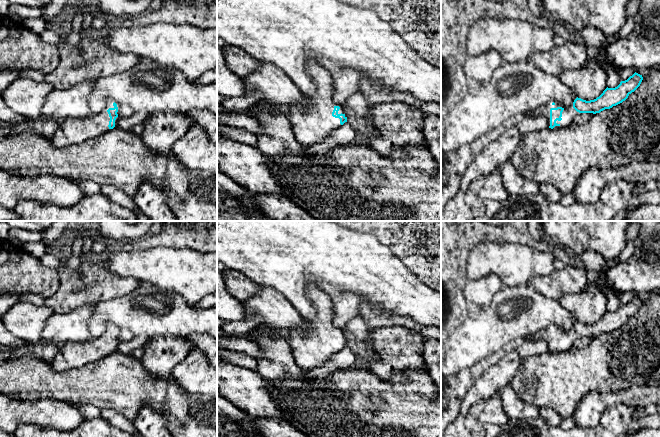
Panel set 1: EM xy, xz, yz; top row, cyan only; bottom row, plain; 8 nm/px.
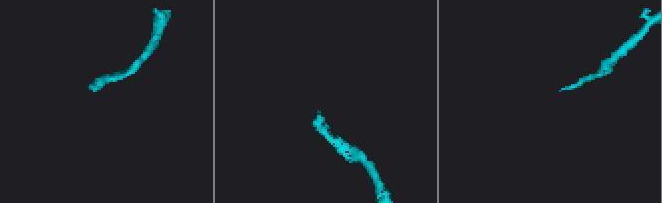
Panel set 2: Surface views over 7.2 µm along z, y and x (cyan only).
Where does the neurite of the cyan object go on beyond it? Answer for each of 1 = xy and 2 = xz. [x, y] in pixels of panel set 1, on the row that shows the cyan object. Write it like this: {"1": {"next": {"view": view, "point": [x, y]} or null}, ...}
{"1": {"next": {"view": "xy", "point": [70, 131]}}, "2": {"next": {"view": "xz", "point": [312, 122]}}}

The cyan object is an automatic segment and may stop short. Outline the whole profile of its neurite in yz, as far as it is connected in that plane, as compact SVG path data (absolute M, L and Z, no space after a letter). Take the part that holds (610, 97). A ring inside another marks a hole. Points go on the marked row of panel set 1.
M635 72L627 80L621 81L617 87L607 87L594 100L586 101L577 97L569 106L562 106L559 103L550 102L548 105L534 109L525 115L546 115L547 121L545 126L551 129L566 128L572 124L574 117L581 113L596 114L622 103L640 86L642 80L642 75Z

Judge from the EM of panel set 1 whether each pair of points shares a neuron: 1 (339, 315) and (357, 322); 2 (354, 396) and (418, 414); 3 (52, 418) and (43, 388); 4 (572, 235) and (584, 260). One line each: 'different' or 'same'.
1: different
2: same
3: different
4: different

